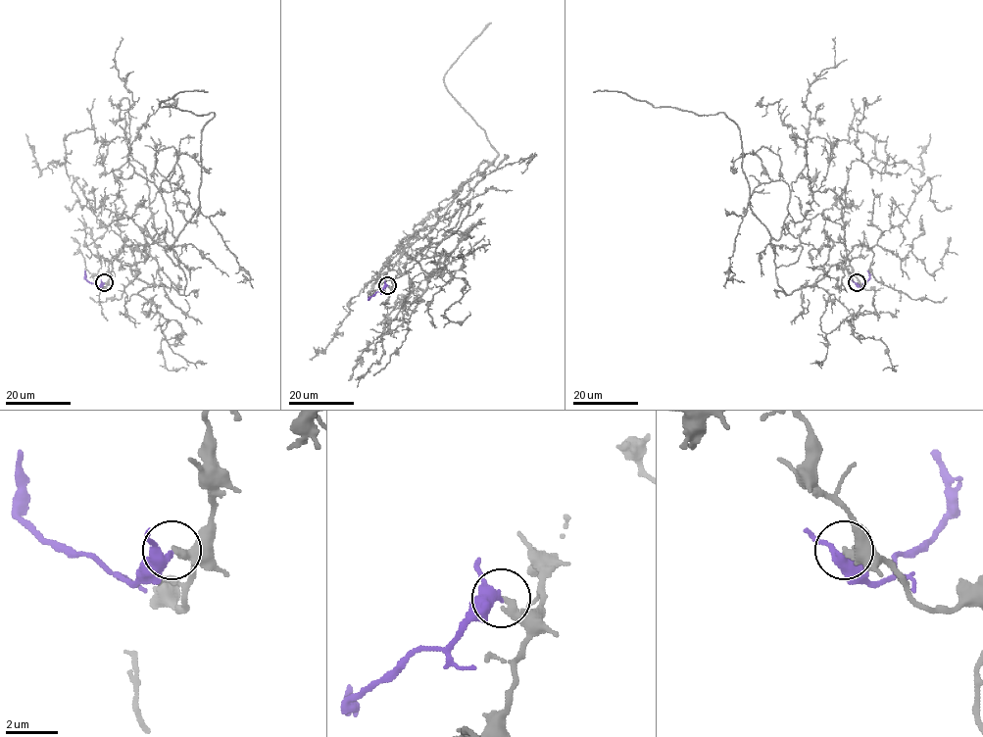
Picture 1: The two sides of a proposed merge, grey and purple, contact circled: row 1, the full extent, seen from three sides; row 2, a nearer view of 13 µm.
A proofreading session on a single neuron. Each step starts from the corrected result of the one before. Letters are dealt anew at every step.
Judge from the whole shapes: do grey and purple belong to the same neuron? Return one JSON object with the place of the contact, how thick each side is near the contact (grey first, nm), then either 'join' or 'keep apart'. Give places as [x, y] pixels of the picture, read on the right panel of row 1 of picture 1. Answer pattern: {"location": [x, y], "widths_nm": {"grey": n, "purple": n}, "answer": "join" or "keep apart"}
{"location": [857, 282], "widths_nm": {"grey": 360, "purple": 340}, "answer": "keep apart"}

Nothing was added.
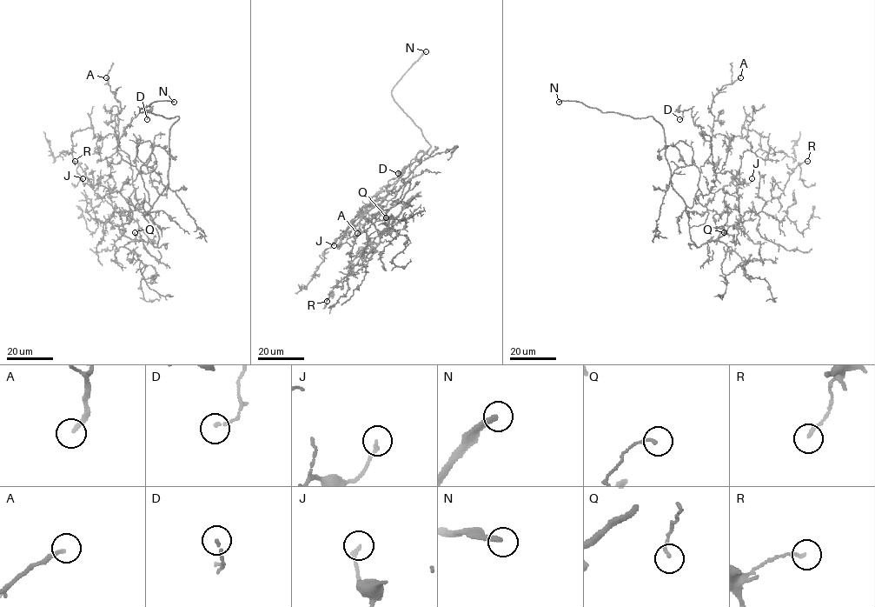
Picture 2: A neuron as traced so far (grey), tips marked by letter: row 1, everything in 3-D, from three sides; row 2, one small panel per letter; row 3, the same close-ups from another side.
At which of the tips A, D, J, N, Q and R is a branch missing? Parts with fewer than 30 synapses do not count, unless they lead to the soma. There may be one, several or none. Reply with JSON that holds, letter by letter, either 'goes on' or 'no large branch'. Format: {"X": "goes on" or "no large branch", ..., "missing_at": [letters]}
{"A": "goes on", "D": "no large branch", "J": "no large branch", "N": "goes on", "Q": "no large branch", "R": "no large branch", "missing_at": ["A", "N"]}

